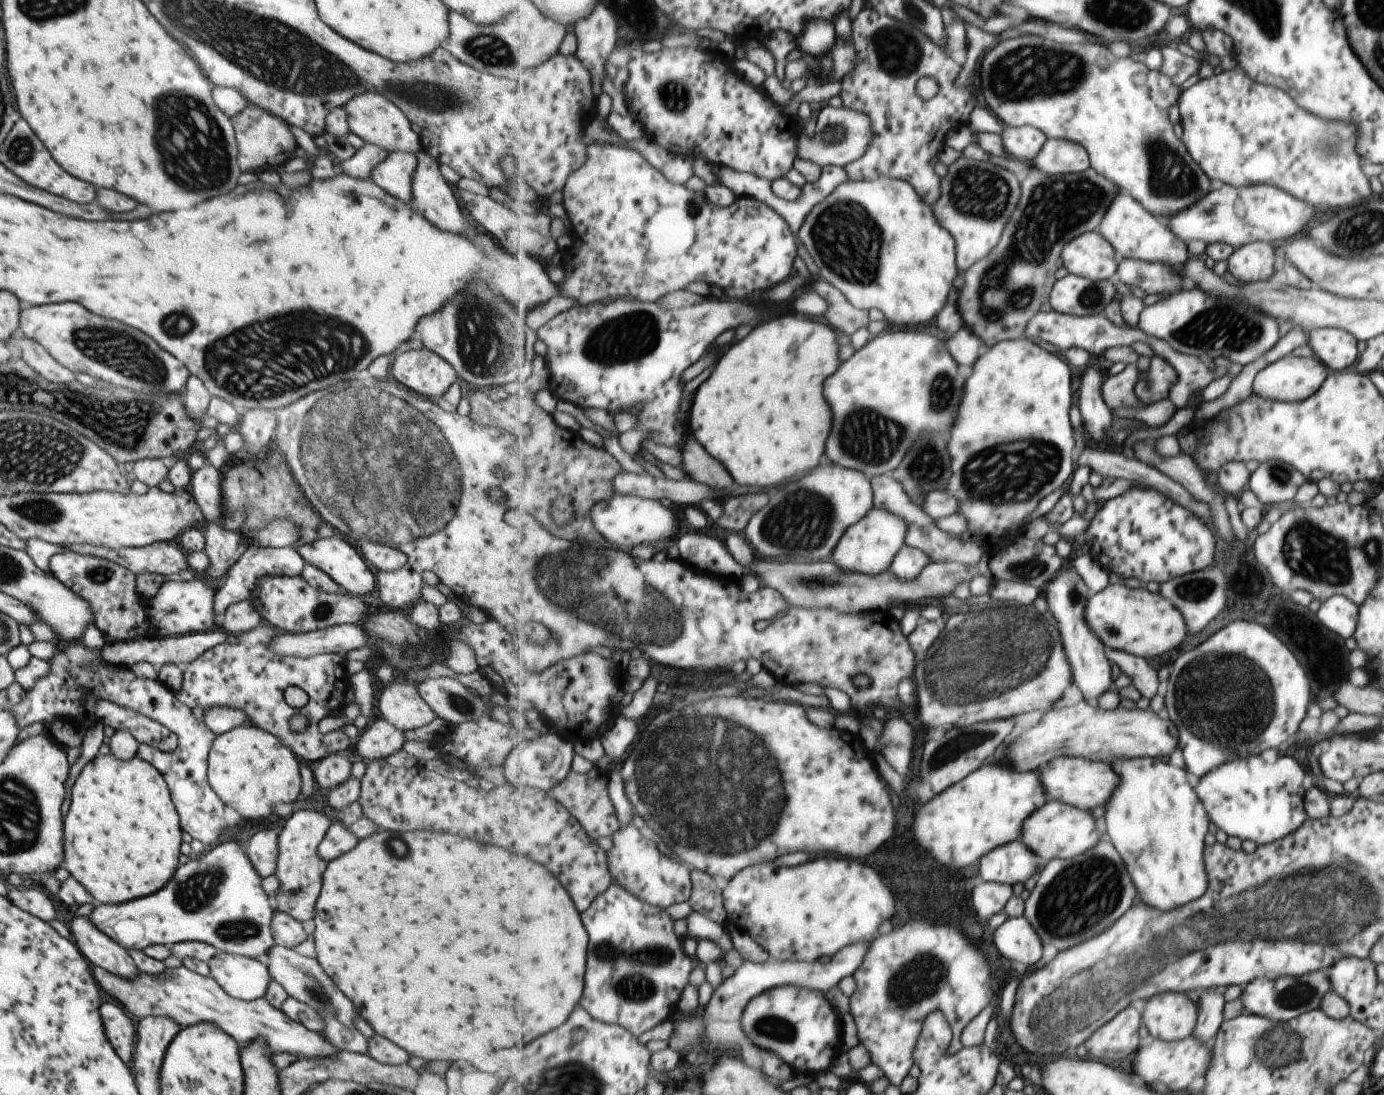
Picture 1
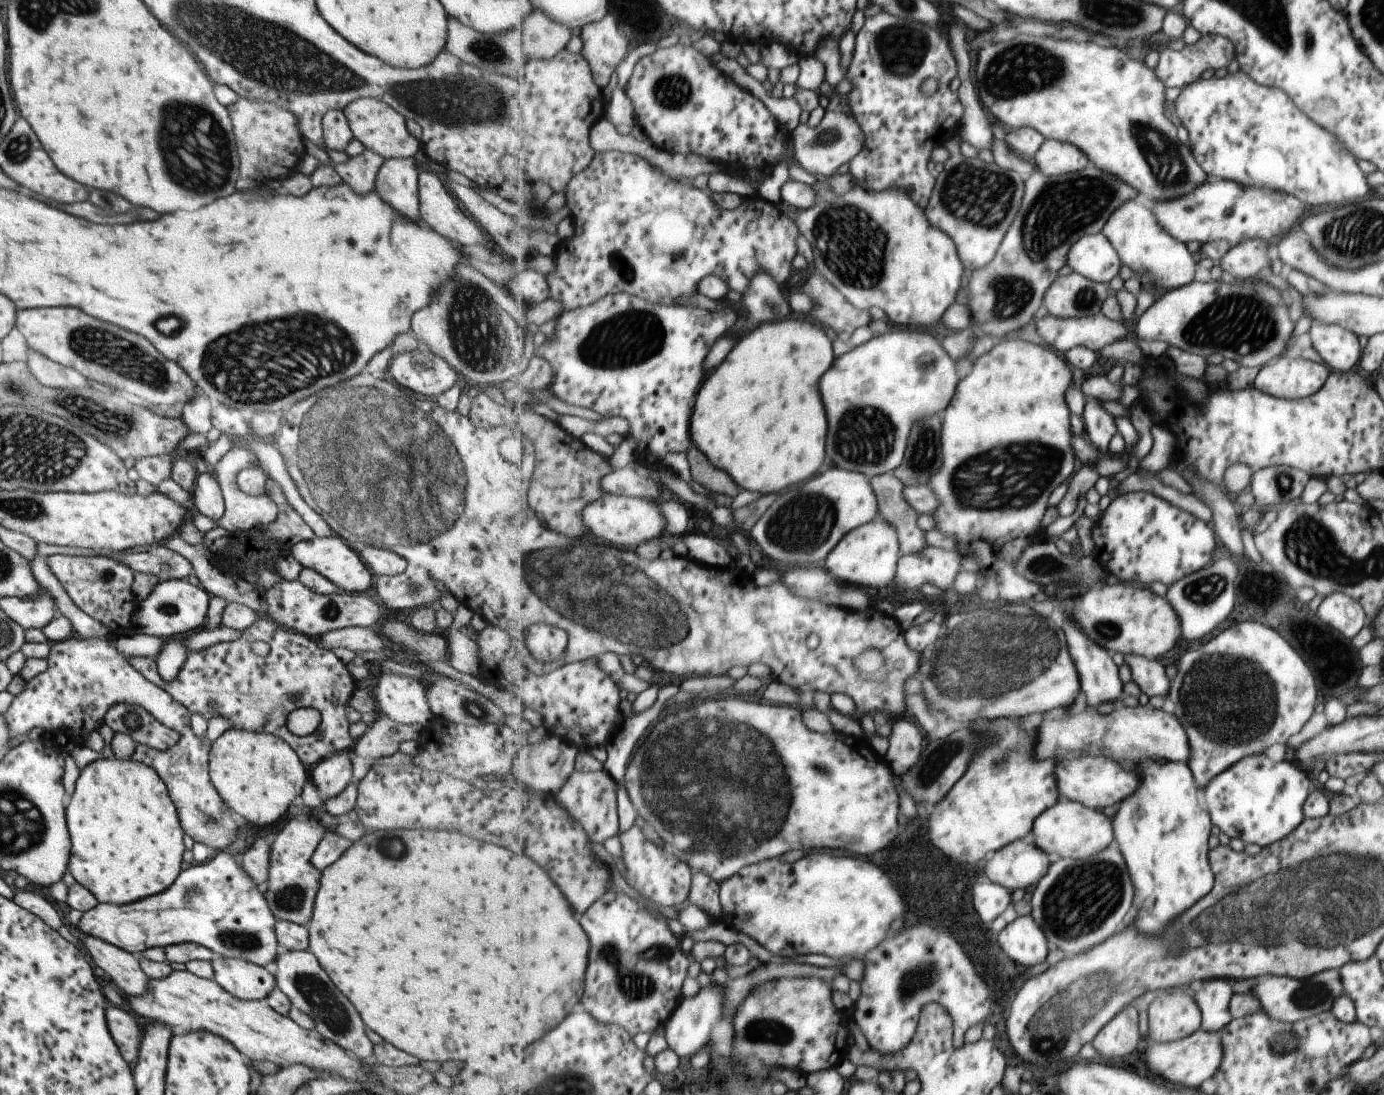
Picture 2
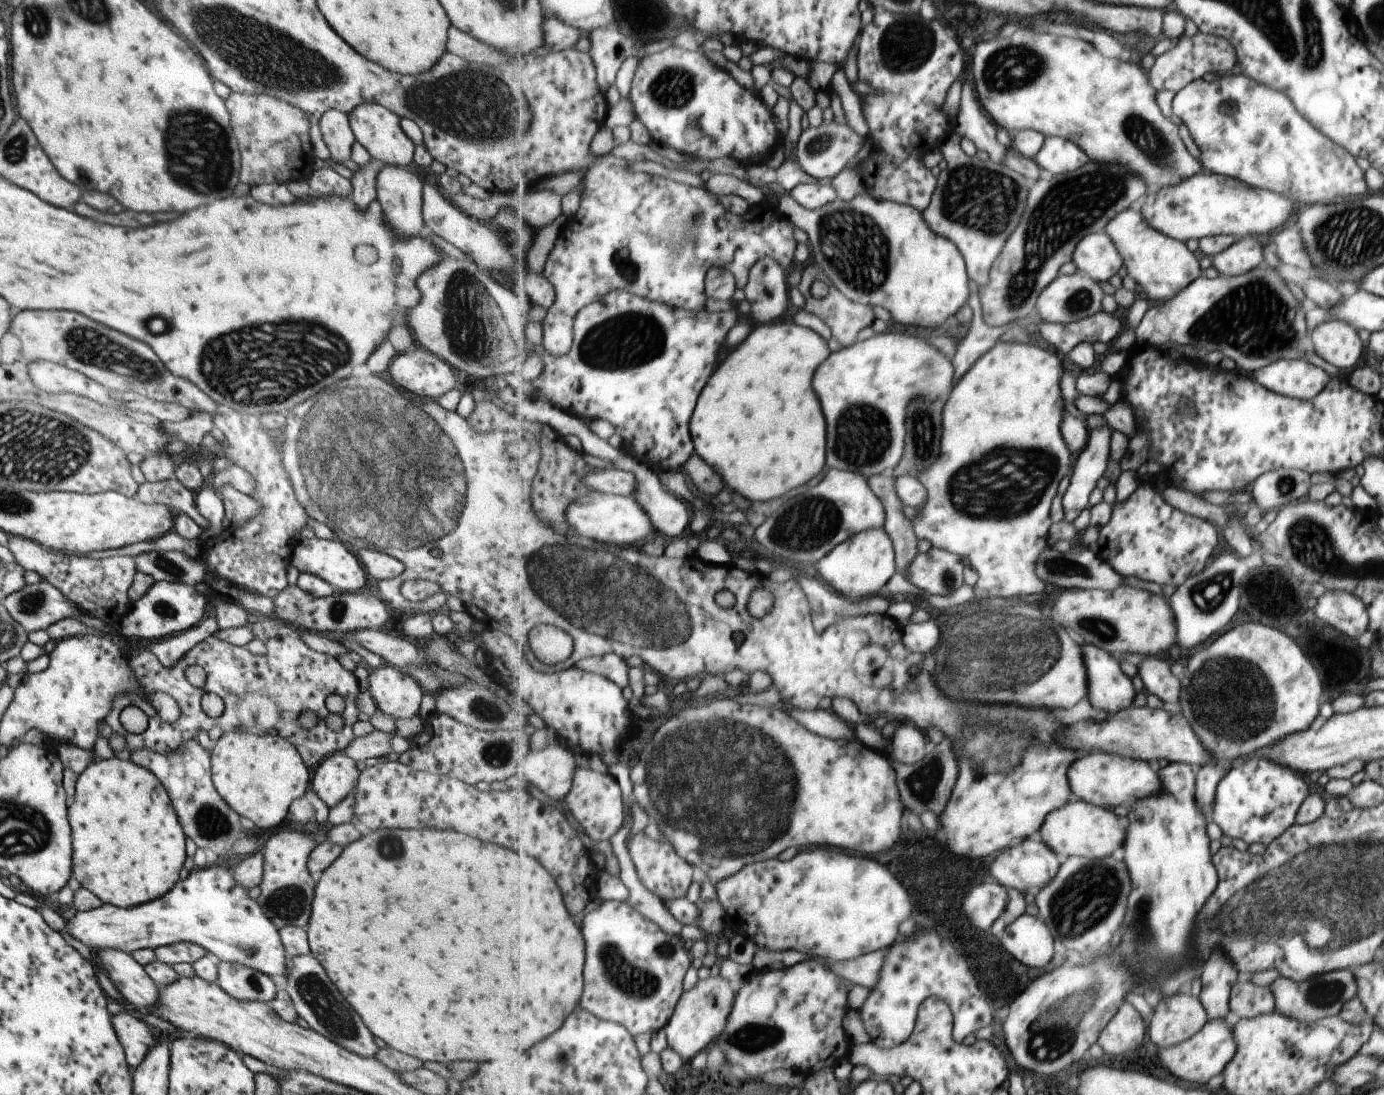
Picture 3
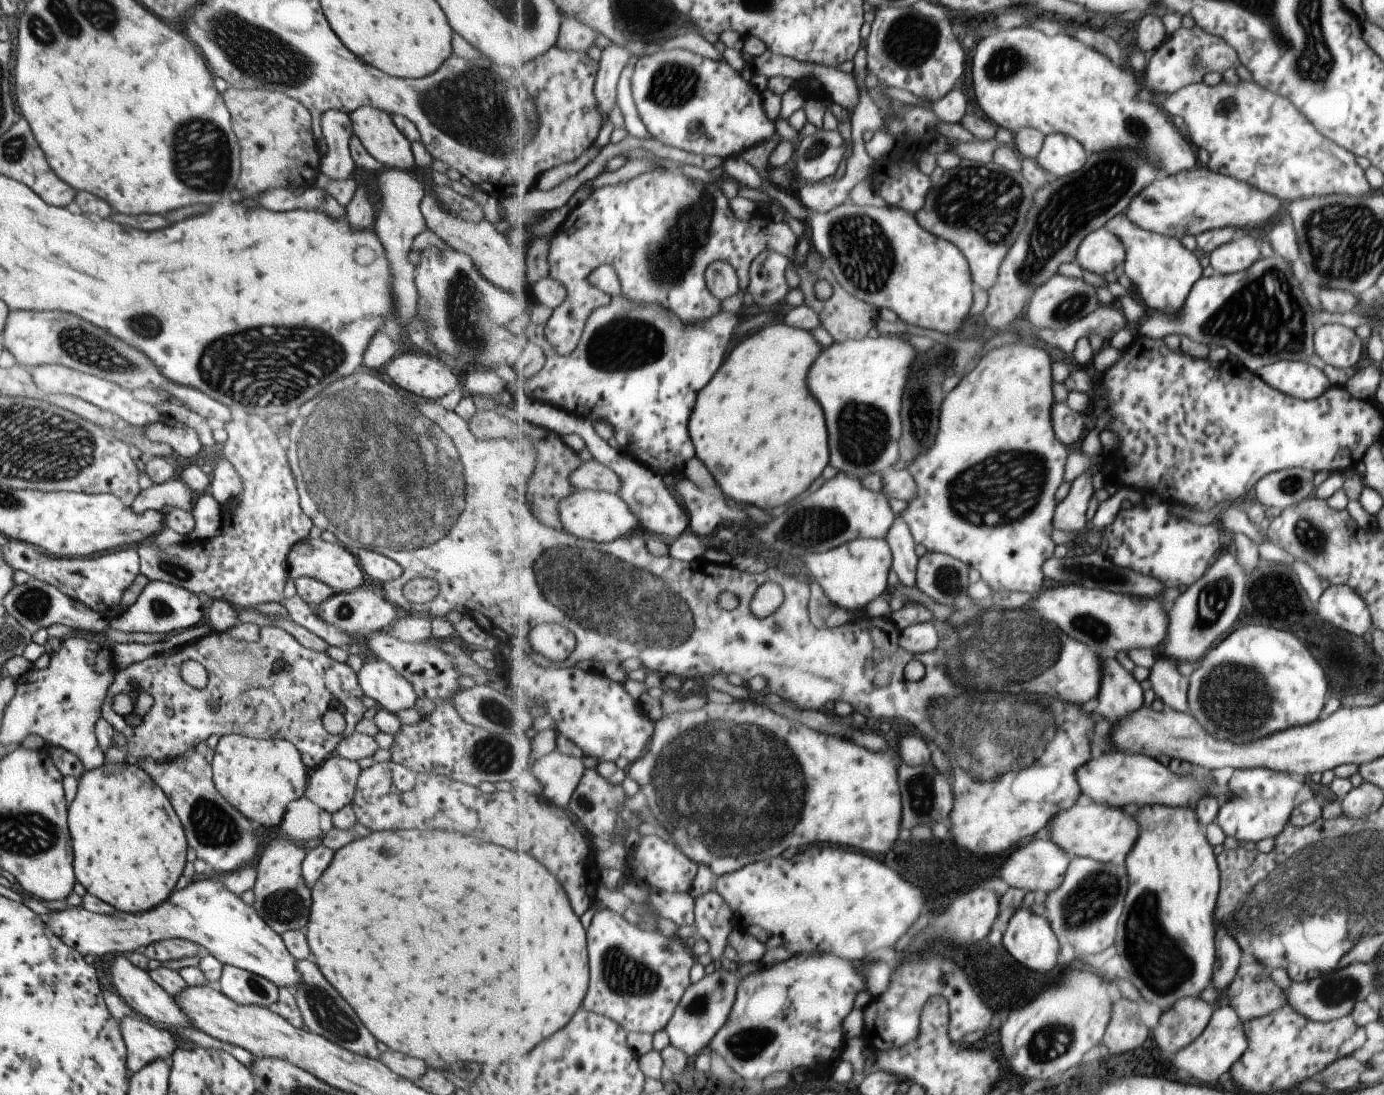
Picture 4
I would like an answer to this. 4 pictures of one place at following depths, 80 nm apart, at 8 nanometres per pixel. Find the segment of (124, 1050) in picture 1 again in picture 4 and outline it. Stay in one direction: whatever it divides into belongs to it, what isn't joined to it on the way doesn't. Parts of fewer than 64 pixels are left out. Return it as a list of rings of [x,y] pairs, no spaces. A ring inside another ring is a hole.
[[[123,1016],[117,1025],[126,1049],[126,1068],[133,1073],[155,1058],[168,1060],[179,1040],[131,1016]]]

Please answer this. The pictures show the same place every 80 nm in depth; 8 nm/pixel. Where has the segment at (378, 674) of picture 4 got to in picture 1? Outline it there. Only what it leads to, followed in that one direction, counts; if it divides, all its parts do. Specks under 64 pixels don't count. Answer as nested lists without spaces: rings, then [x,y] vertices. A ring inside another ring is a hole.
[[[393,681],[389,686],[383,686],[377,698],[377,710],[383,719],[403,732],[421,728],[435,718],[409,681]]]

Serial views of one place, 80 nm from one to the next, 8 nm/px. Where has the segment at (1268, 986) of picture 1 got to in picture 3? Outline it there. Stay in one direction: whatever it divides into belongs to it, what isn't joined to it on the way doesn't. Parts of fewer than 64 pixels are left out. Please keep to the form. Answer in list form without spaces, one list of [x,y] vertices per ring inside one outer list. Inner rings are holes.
[[[1345,967],[1344,970],[1333,970],[1329,974],[1321,974],[1306,982],[1293,981],[1279,975],[1271,982],[1270,988],[1275,996],[1275,1010],[1279,1010],[1279,1014],[1285,1014],[1287,1018],[1302,1022],[1338,1016],[1343,1004],[1347,1004],[1357,994],[1355,978],[1349,967]]]

